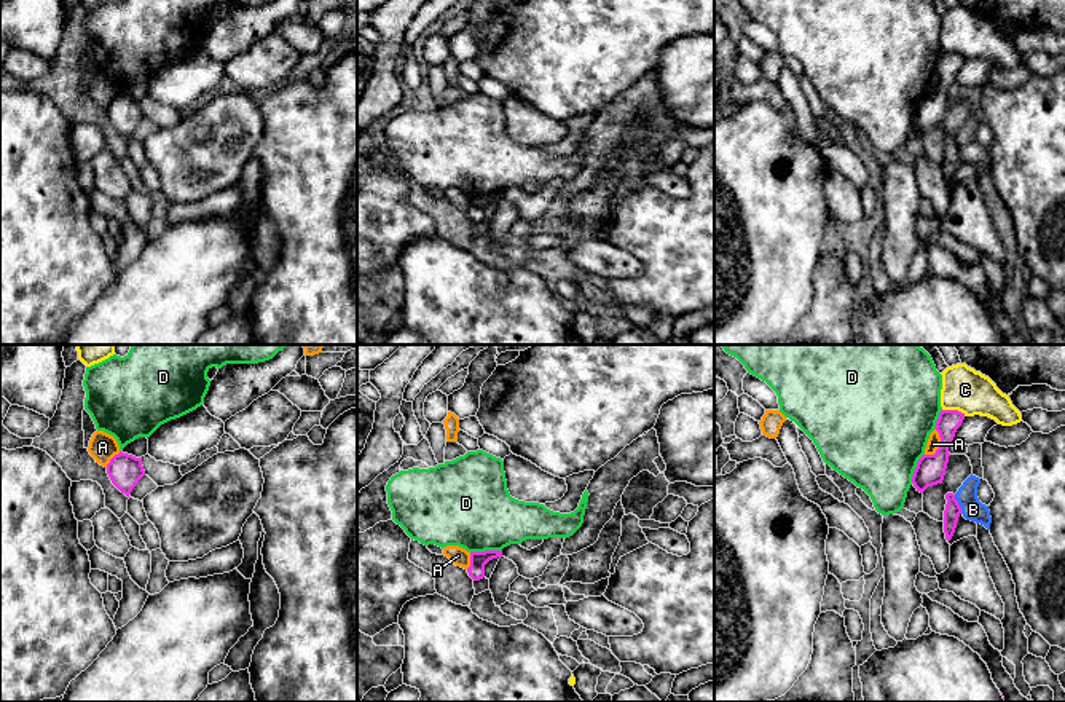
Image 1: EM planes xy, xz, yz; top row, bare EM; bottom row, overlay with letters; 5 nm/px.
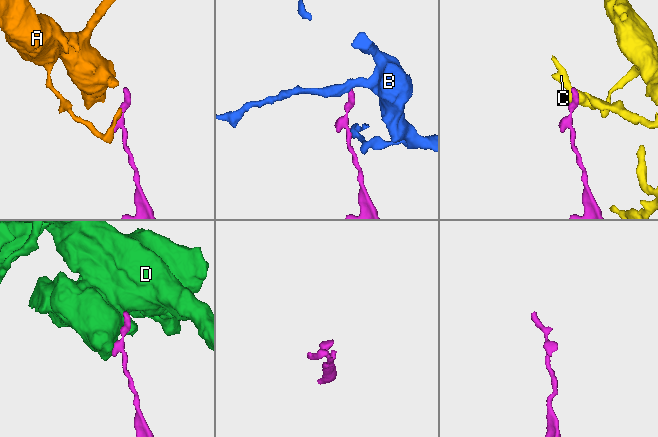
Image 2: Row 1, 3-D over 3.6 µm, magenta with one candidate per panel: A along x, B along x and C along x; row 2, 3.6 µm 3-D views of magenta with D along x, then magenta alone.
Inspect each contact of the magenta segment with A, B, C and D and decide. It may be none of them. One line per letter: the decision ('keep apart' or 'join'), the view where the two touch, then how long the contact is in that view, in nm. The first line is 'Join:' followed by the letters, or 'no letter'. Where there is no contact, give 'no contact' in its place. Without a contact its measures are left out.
Join: no letter
A: keep apart | yz | 150 nm
B: keep apart | yz | 100 nm
C: keep apart | yz | 120 nm
D: keep apart | xz | 160 nm

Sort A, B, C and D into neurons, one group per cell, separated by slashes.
A / B / C / D

